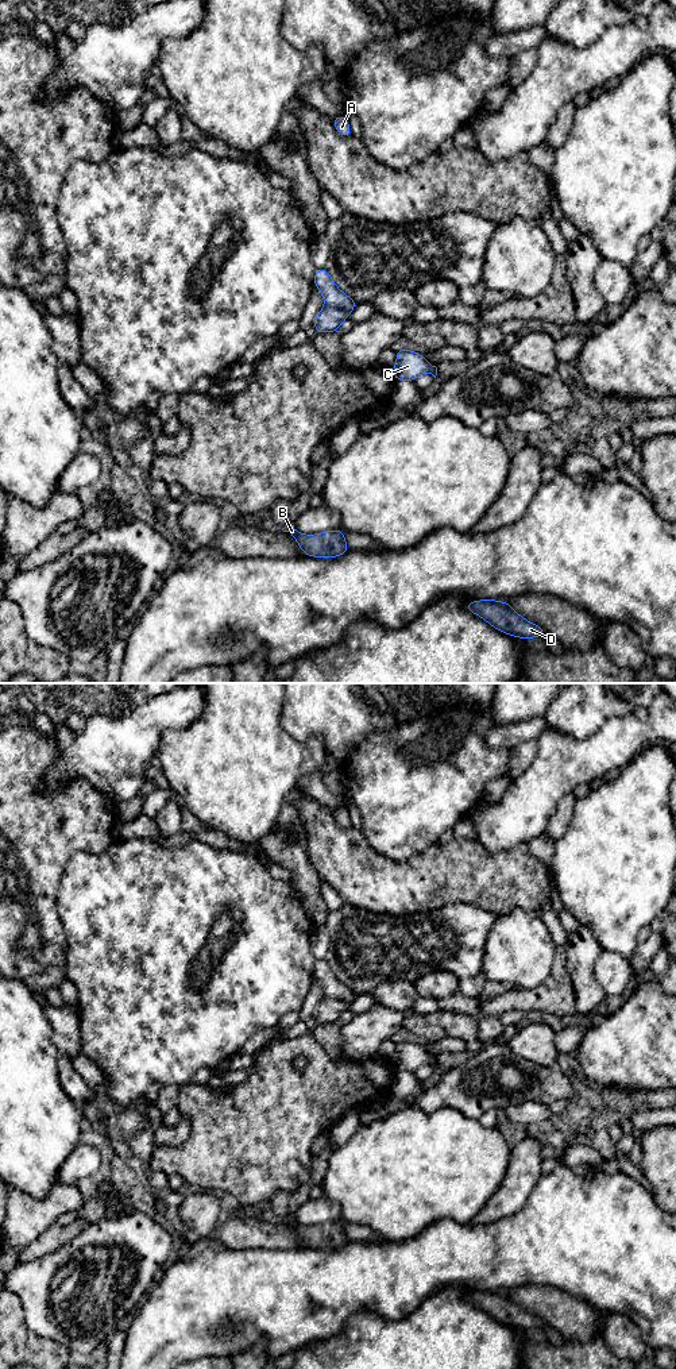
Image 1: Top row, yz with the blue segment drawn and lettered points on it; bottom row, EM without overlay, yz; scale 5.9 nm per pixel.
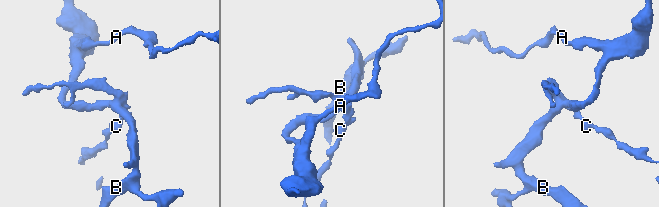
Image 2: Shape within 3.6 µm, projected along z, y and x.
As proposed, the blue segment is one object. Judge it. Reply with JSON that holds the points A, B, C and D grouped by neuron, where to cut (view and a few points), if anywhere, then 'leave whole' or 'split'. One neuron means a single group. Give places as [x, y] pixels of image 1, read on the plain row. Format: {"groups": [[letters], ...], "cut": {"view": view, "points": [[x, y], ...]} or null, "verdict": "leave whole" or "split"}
{"groups": [["A", "B", "D"], ["C"]], "cut": {"view": "yz", "points": [[325, 997], [352, 999]]}, "verdict": "split"}

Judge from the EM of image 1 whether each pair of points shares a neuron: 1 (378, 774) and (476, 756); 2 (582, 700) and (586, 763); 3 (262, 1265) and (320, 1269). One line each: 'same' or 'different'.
1: same
2: different
3: same

